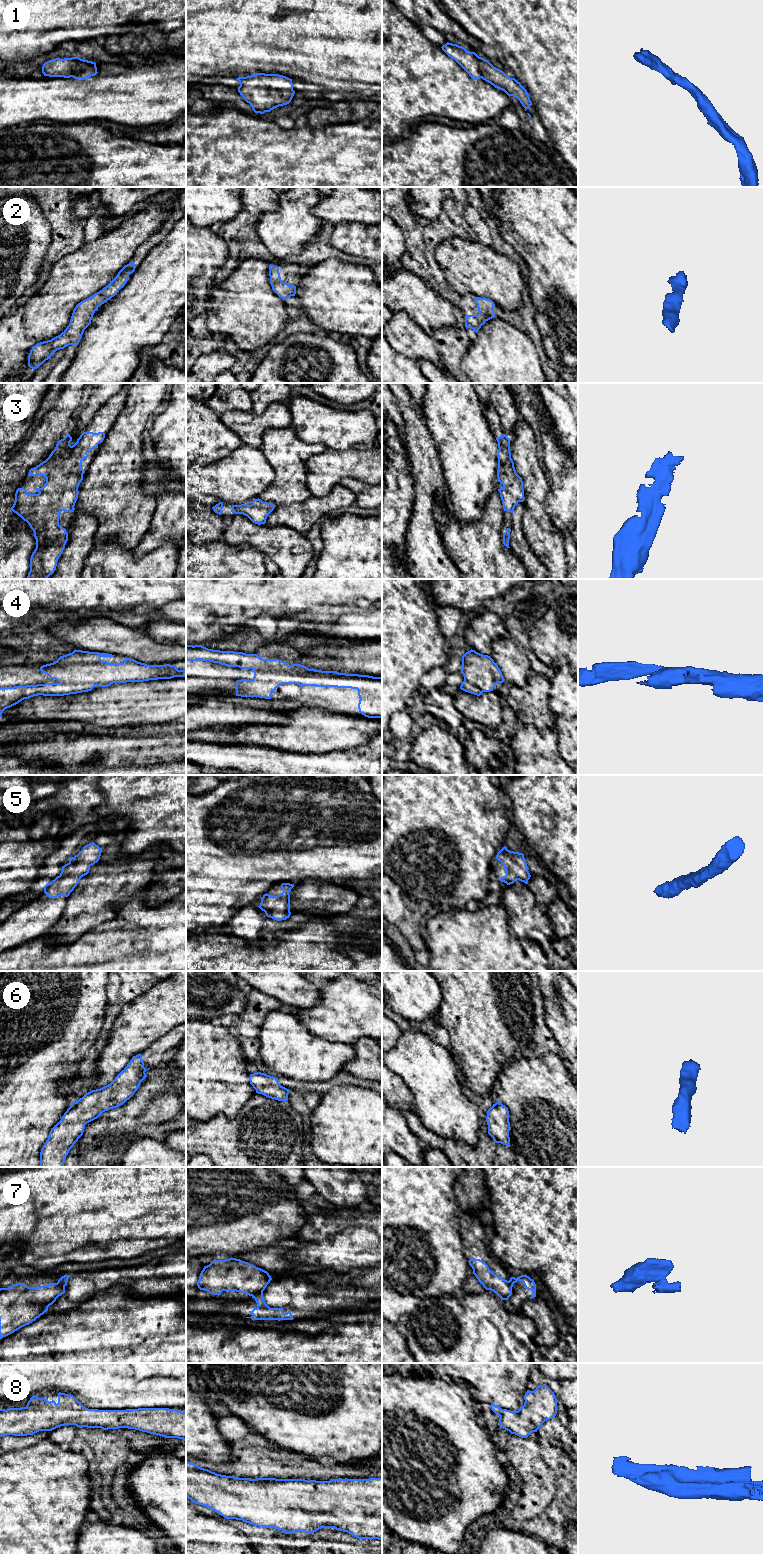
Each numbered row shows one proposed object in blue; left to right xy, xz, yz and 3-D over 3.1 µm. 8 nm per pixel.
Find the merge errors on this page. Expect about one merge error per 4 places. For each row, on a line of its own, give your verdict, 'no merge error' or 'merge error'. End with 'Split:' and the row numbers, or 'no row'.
1: no merge error
2: no merge error
3: no merge error
4: no merge error
5: no merge error
6: no merge error
7: merge error
8: no merge error
Split: 7

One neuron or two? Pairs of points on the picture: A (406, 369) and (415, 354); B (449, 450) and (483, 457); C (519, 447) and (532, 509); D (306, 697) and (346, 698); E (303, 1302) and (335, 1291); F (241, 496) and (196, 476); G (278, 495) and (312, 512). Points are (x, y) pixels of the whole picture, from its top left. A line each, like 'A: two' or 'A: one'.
A: two
B: one
C: one
D: one
E: one
F: one
G: two

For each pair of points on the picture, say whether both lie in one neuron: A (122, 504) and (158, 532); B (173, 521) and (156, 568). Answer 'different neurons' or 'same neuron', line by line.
A: different neurons
B: different neurons

